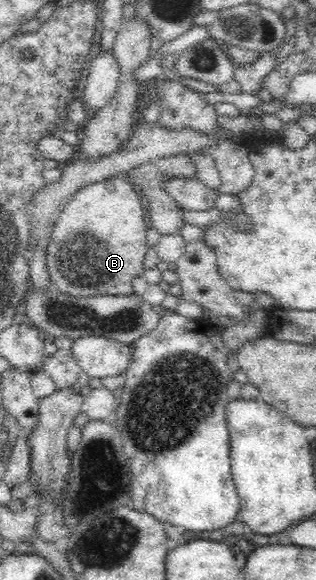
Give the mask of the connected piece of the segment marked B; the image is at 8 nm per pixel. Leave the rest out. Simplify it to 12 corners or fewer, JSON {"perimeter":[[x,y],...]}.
{"perimeter":[[126,176],[77,190],[45,243],[53,288],[133,293],[148,251]]}

